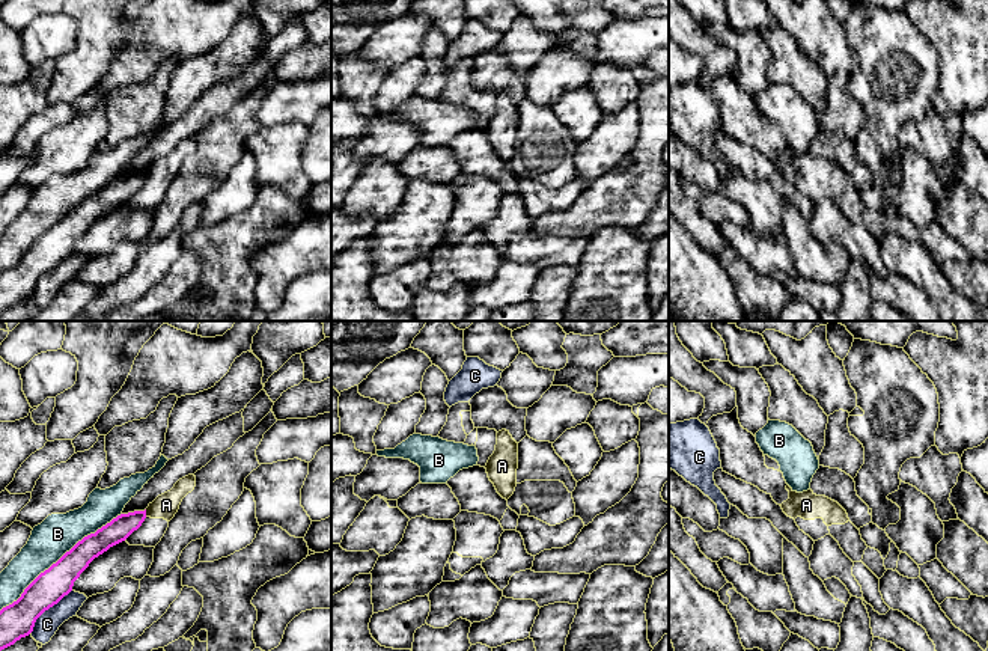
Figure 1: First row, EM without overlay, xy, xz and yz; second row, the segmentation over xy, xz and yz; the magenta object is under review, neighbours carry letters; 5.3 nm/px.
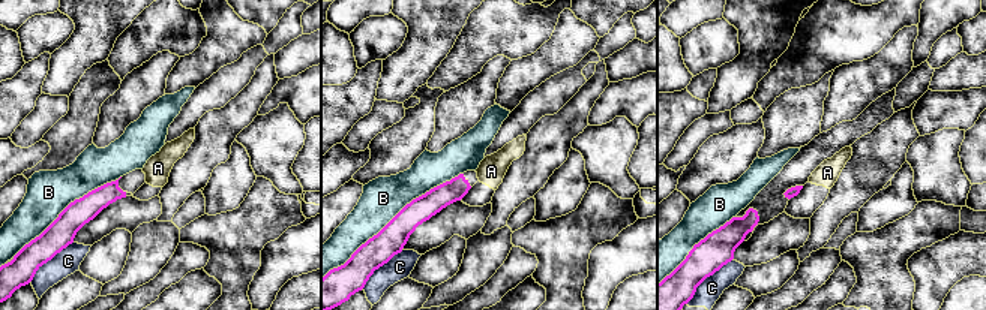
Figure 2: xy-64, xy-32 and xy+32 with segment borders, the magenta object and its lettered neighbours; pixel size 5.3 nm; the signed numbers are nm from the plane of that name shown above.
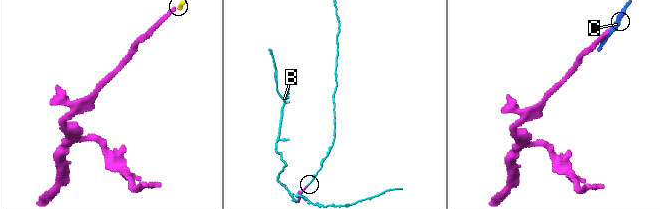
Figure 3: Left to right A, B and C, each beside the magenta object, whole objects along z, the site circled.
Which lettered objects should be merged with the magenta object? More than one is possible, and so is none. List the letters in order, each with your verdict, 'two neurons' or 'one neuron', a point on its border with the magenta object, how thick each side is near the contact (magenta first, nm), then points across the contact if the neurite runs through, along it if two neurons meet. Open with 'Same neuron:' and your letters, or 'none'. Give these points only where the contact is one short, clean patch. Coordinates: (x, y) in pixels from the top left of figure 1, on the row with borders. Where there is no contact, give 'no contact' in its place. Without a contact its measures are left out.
Same neuron: none
A: two neurons; meets magenta in xy at (145, 513); 120 nm thick on the magenta side, 130 nm on the other; border along xy (145, 510), (146, 516)
B: two neurons; meets magenta in xy at (60, 558); 180 nm thick on the magenta side, 220 nm on the other
C: two neurons; meets magenta in xy at (47, 609); 190 nm thick on the magenta side, 120 nm on the other

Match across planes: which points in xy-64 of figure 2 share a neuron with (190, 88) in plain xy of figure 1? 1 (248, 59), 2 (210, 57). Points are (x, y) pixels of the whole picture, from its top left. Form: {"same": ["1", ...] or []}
{"same": ["2"]}

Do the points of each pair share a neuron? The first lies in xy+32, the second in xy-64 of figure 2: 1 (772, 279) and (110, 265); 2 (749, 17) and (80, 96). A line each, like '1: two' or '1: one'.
1: one
2: two

